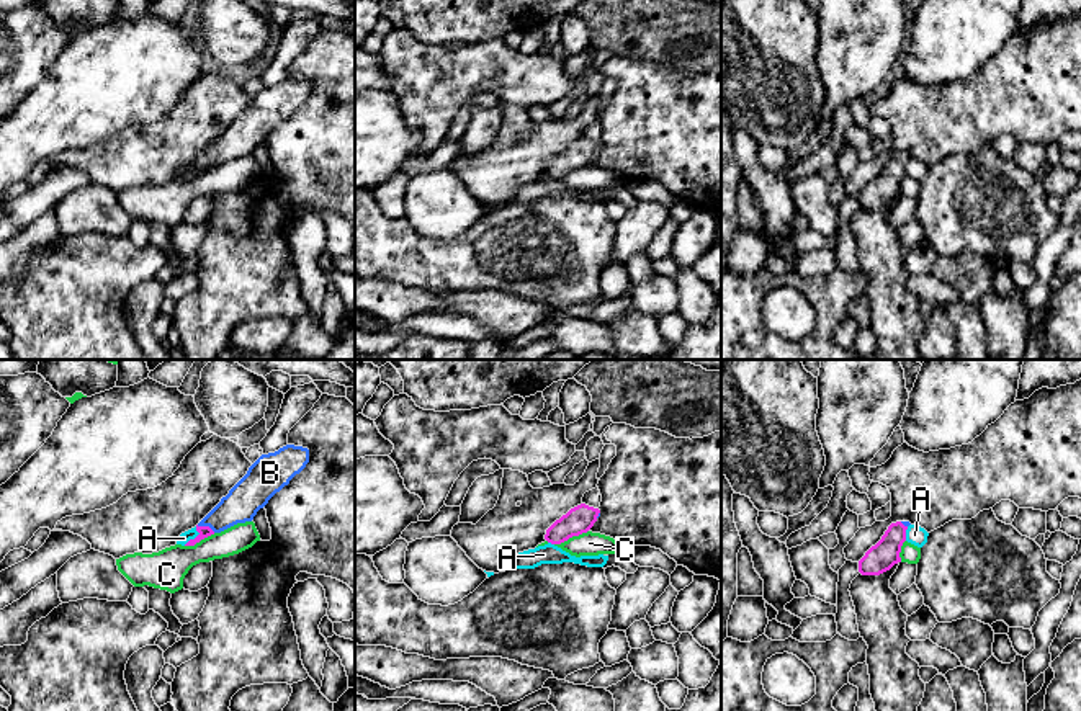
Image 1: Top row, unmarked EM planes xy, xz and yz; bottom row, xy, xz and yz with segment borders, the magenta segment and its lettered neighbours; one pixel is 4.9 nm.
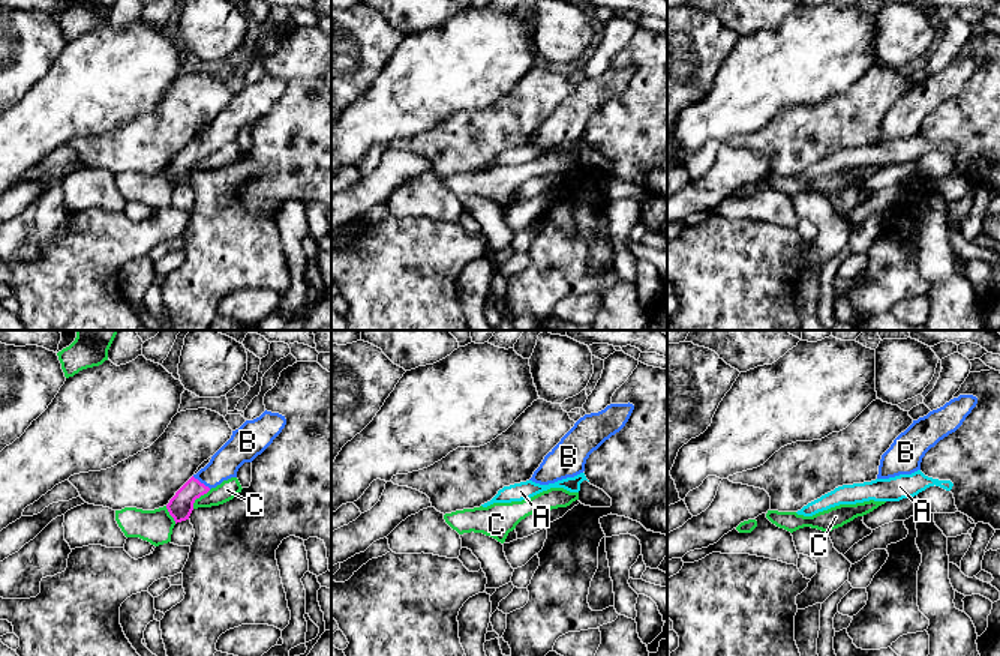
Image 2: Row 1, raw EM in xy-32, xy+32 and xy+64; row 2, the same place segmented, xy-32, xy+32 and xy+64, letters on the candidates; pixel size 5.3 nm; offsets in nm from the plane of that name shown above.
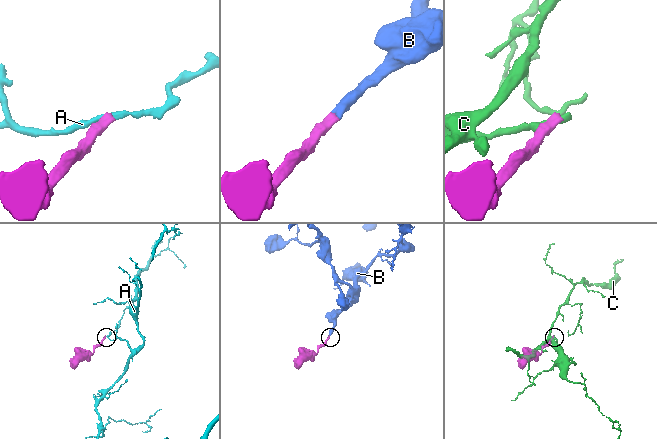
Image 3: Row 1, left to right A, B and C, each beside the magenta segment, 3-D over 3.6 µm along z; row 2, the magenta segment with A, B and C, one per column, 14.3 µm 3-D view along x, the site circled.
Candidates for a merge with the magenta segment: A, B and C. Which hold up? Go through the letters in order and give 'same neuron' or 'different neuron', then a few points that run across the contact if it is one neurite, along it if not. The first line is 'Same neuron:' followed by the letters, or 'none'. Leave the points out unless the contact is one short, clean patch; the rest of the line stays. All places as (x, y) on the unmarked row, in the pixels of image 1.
Same neuron: B
A: different neuron | xy (197, 160), (198, 167), (183, 178)
B: same neuron | xy (205, 165), (206, 160), (242, 136)
C: different neuron | xz (587, 164), (555, 178)

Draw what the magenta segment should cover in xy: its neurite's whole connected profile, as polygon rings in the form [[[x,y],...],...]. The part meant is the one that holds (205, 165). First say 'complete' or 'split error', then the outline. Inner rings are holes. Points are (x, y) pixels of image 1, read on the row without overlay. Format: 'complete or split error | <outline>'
split error | [[[286,78],[262,88],[226,131],[196,159],[200,167],[185,180],[221,167],[237,157],[252,155],[260,142],[299,108],[309,96],[309,83]]]

